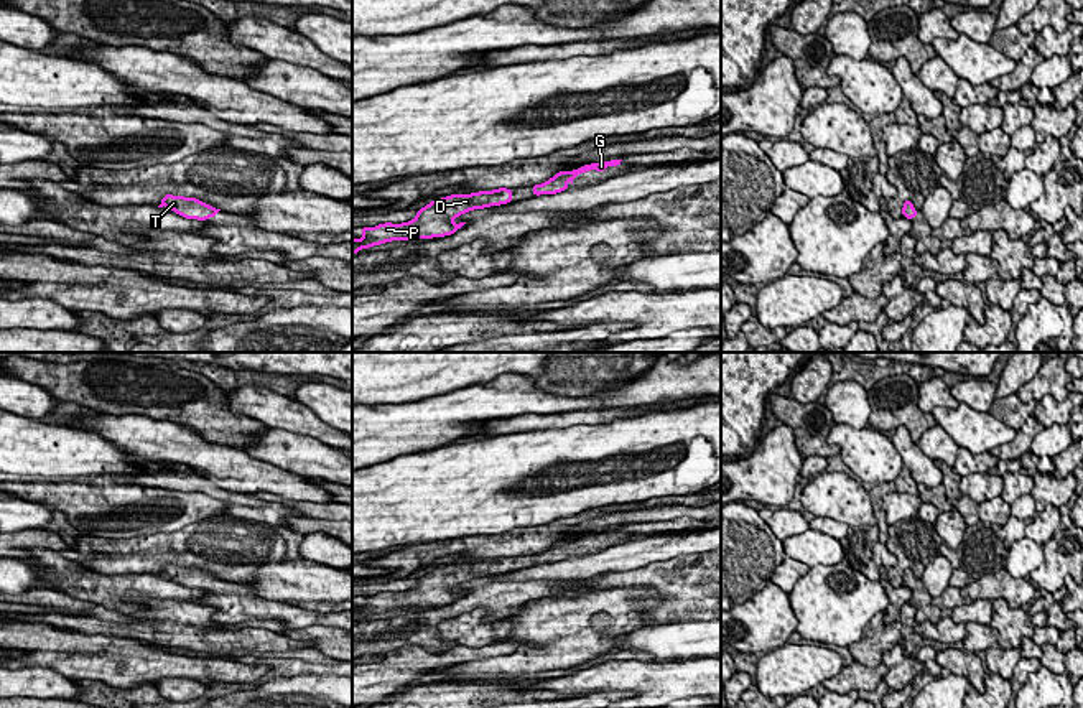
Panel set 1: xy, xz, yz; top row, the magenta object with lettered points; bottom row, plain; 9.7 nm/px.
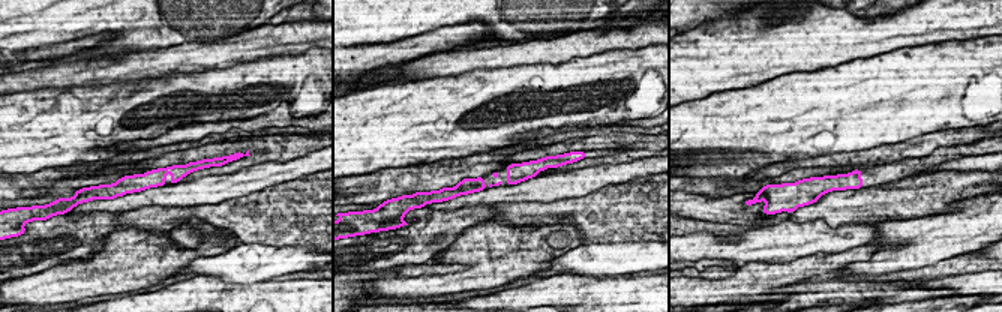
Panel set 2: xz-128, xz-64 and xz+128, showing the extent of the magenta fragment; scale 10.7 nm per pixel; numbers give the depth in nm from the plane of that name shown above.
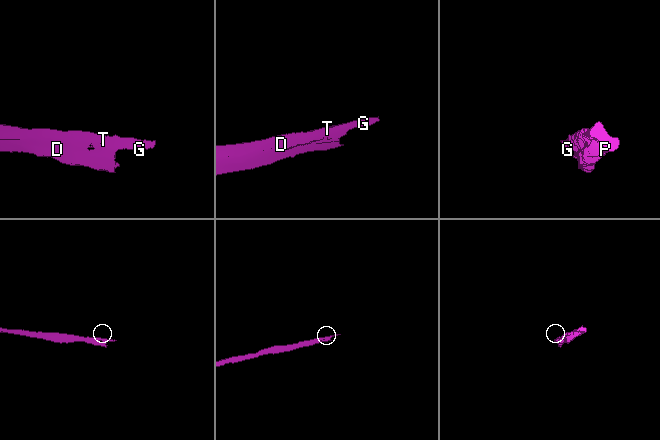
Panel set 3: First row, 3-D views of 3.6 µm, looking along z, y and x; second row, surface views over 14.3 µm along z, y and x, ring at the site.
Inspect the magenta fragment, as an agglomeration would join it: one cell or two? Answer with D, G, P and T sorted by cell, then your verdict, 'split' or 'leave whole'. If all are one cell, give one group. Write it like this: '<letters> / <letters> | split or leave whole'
D G P T | leave whole

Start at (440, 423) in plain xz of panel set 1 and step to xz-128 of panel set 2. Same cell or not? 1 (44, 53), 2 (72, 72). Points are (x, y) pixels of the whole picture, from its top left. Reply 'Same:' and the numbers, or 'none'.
Same: 1

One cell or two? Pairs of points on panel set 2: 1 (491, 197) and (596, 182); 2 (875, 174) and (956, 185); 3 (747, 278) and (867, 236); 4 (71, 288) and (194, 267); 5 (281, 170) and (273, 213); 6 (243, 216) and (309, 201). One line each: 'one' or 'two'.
1: one
2: two
3: two
4: two
5: two
6: one

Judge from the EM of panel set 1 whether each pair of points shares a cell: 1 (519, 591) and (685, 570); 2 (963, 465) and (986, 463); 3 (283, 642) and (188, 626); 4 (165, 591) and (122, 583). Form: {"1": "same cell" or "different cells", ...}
{"1": "different cells", "2": "same cell", "3": "same cell", "4": "same cell"}

